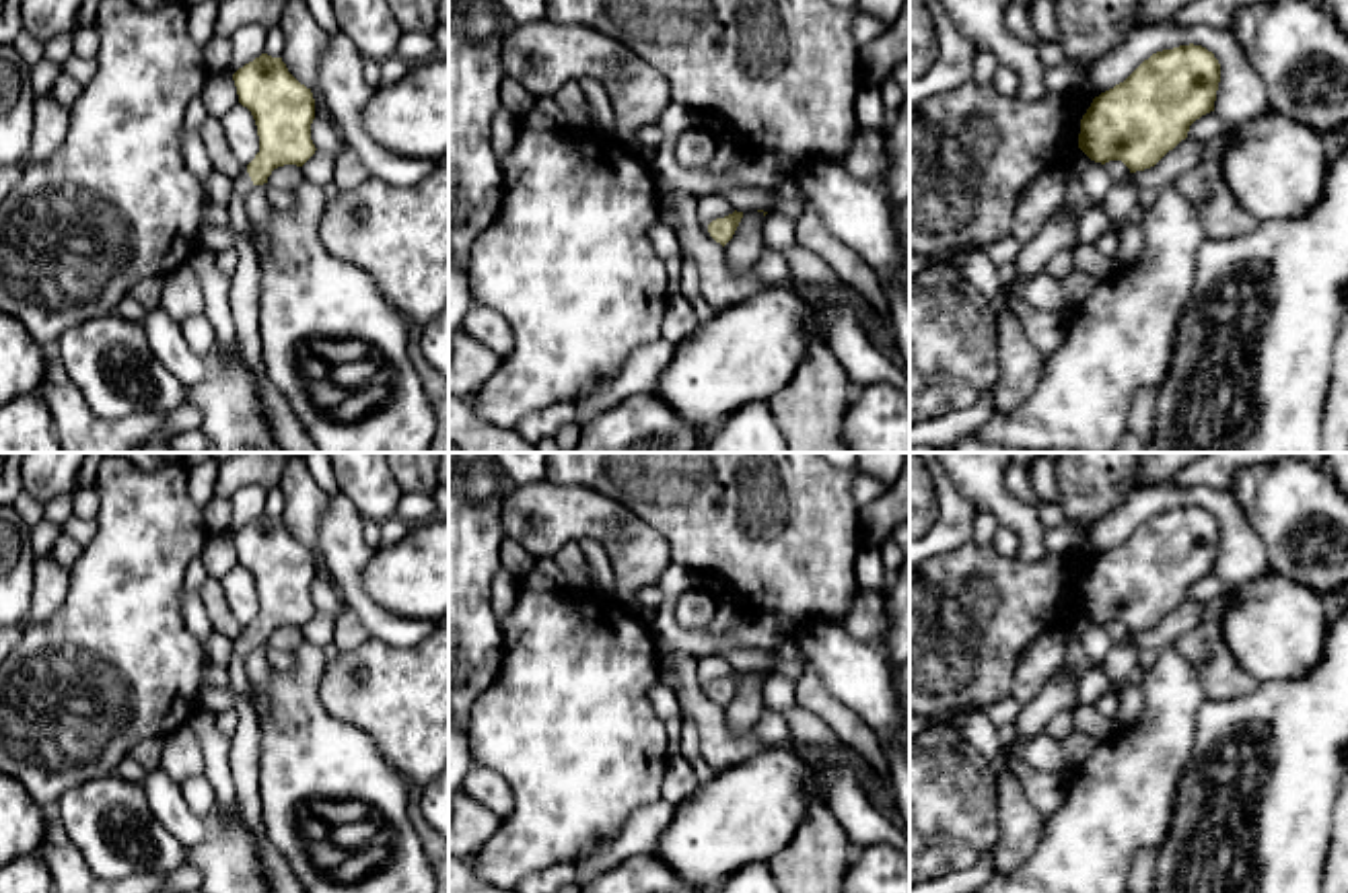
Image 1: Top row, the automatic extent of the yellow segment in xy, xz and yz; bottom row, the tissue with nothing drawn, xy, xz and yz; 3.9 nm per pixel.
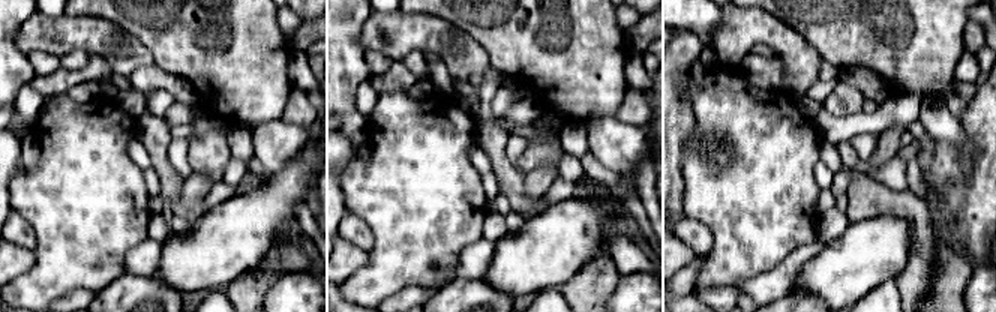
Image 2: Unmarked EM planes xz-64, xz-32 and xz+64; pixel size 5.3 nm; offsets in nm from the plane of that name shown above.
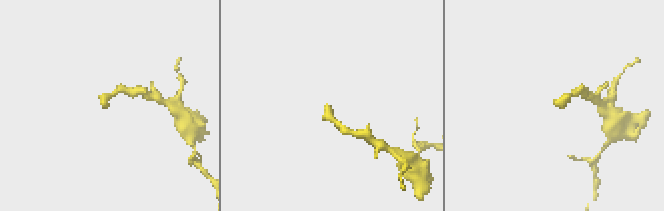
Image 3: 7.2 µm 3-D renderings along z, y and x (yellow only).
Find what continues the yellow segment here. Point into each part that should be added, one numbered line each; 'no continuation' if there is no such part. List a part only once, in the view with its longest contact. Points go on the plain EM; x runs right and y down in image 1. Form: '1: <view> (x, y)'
1: xy (241, 647)

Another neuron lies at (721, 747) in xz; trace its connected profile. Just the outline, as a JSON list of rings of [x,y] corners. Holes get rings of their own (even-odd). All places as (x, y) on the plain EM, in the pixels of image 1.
[[[659,650],[659,669],[677,677],[677,698],[683,716],[696,724],[702,759],[718,774],[770,749],[753,730],[735,733],[708,689],[698,683],[696,660],[689,654]]]

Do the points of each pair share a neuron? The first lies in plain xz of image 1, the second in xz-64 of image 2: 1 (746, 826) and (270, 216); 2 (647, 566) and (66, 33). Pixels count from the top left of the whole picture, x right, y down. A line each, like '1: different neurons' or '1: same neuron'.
1: same neuron
2: same neuron

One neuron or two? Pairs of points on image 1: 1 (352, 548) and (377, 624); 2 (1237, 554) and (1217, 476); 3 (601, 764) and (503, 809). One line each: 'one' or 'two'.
1: one
2: two
3: two

